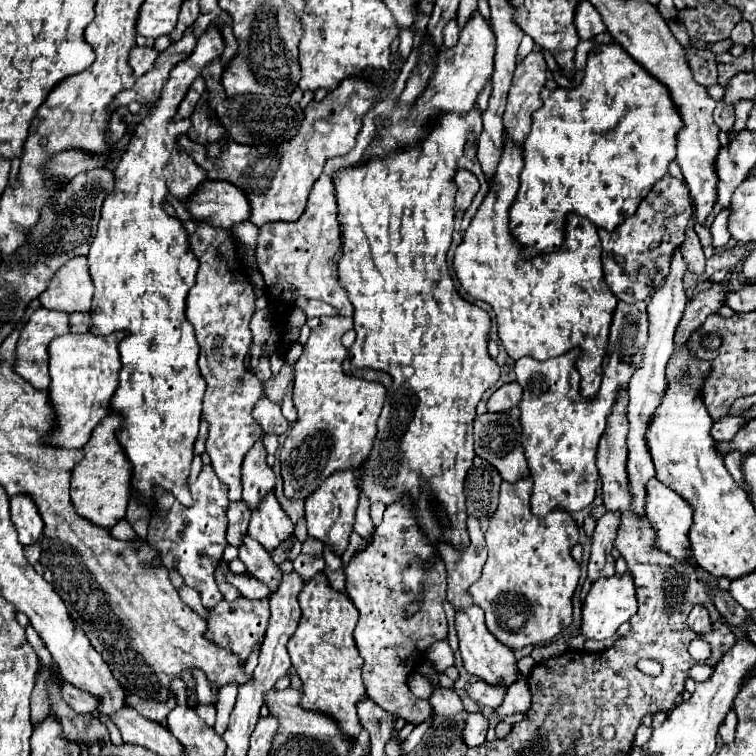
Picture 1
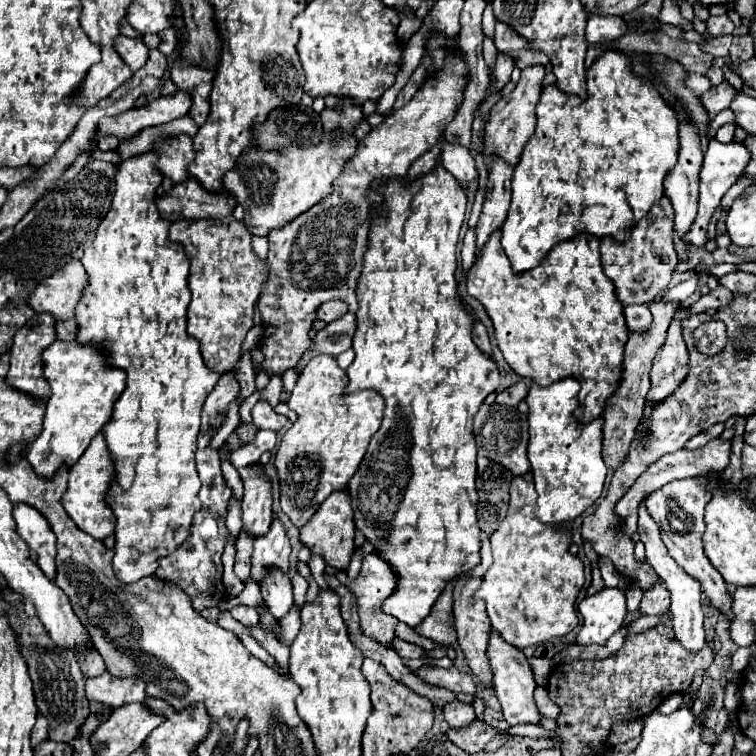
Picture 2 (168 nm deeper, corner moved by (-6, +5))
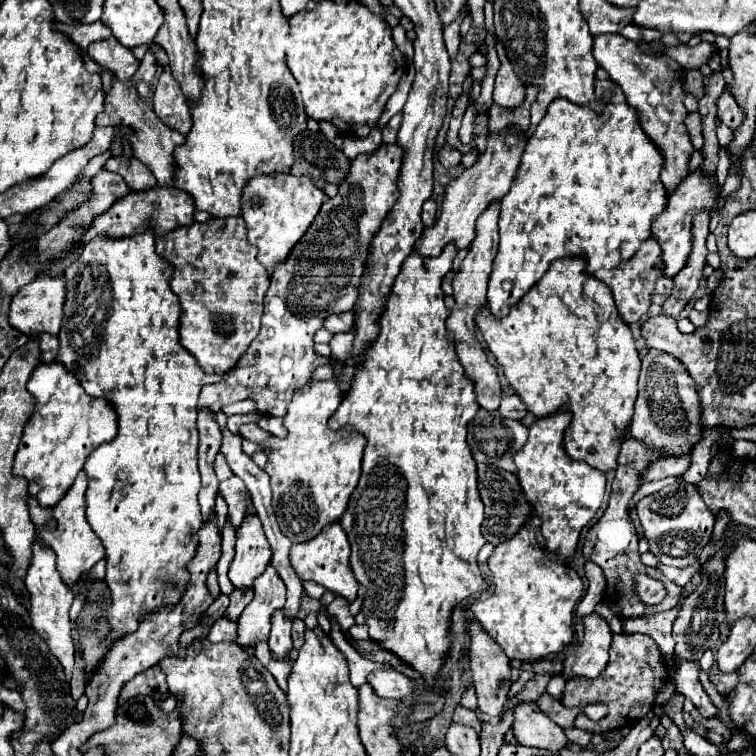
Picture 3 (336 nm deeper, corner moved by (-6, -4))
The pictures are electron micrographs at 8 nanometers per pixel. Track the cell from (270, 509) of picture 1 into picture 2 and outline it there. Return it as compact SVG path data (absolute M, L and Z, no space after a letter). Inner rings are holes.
M276 515L270 525L270 533L254 539L252 577L260 581L268 565L276 565L282 571L288 571L288 557L290 557L290 539L280 517Z

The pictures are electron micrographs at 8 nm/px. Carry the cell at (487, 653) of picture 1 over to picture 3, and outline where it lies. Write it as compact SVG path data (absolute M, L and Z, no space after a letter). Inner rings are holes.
M536 702L516 706L512 728L514 728L516 738L524 746L544 748L544 750L558 754L570 744L564 730L558 724L554 724L546 714L542 714Z

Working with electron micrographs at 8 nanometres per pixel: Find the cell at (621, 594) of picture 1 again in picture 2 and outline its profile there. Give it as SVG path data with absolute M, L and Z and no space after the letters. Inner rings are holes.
M604 587L602 591L580 601L584 625L576 637L580 645L604 645L626 619L626 591L620 587Z

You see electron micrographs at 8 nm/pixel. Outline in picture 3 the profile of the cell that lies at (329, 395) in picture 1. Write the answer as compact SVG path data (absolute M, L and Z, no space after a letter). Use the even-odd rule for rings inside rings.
M334 380L328 382L310 382L308 386L294 392L292 402L288 406L288 414L284 416L284 428L288 430L286 438L270 438L270 442L262 442L260 450L268 452L268 464L264 466L266 474L270 476L272 484L272 508L278 518L280 530L286 538L290 538L294 544L308 542L316 538L328 524L334 524L342 518L346 512L348 500L352 490L358 484L360 478L360 462L366 438L352 432L350 428L342 428L338 432L328 428L328 420L334 414L334 410L340 404L340 390Z

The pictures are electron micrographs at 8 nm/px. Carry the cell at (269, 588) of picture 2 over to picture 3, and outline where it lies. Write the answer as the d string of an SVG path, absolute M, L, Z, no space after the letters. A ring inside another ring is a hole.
M278 610L272 616L272 630L270 630L270 638L268 638L270 652L274 654L276 660L282 660L282 662L288 660L288 654L292 650L290 628L292 628L292 622L282 616L282 610Z

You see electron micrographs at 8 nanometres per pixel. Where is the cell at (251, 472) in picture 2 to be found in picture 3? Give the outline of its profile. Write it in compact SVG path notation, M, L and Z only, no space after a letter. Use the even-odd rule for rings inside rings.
M244 518L240 530L236 532L236 556L228 572L234 588L250 590L254 586L254 580L266 570L270 556L270 544L266 542L260 518Z

